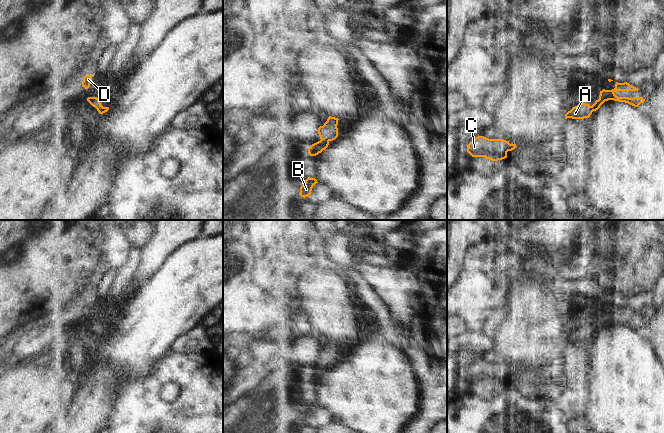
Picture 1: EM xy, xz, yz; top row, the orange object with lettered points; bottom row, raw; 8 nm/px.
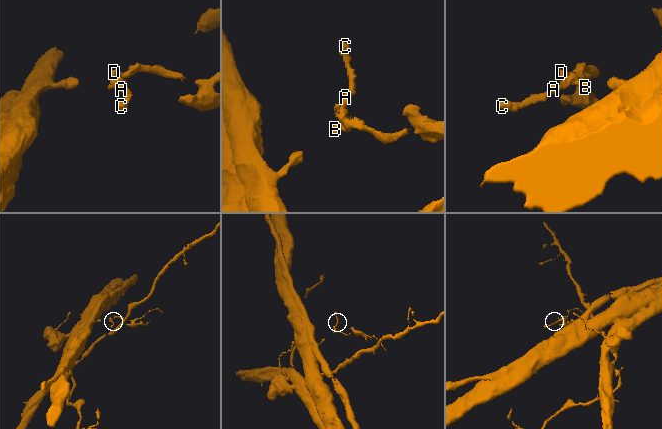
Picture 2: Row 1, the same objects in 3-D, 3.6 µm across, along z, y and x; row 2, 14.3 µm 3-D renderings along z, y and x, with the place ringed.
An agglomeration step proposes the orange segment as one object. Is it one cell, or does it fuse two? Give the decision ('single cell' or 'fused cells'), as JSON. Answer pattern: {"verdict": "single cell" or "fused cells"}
{"verdict": "single cell"}

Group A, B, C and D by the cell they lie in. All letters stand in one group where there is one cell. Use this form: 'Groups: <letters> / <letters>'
Groups: A B C D.

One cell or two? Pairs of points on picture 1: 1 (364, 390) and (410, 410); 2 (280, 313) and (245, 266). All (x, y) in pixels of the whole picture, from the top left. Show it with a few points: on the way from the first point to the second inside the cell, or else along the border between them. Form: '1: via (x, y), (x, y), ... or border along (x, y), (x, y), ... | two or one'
1: via (375, 392), (399, 401) | one
2: via (267, 306), (245, 284), (245, 279) | one

